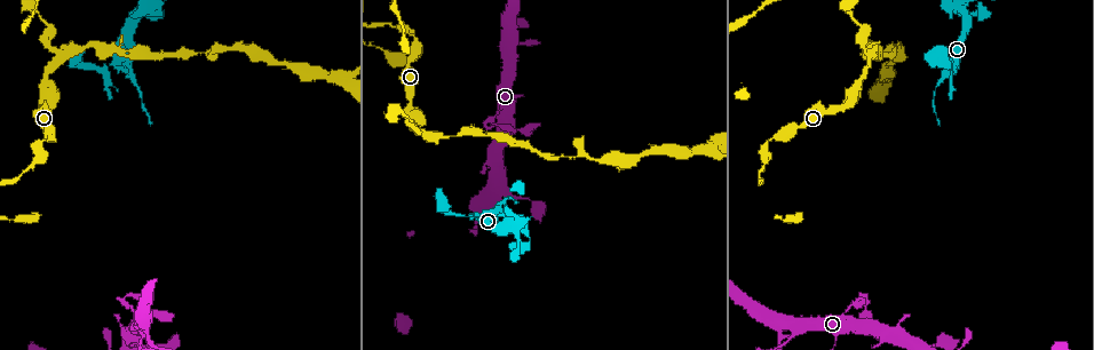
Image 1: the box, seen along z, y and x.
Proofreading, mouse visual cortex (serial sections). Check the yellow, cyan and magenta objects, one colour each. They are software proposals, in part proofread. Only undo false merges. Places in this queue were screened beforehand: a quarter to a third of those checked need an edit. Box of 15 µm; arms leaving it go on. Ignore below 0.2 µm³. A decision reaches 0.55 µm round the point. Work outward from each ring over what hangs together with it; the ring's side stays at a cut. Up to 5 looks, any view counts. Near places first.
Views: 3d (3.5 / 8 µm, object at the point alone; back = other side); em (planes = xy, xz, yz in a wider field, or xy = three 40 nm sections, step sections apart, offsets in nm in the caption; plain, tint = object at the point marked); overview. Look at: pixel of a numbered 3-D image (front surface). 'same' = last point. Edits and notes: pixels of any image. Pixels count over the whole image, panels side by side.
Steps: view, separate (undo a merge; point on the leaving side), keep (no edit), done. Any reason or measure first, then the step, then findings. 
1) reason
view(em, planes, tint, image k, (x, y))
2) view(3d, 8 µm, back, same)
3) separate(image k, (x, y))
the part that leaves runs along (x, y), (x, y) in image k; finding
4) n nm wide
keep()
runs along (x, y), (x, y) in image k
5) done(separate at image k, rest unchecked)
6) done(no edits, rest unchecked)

a narrow waist
view(em, xy, step 3, tint, image 1, (98, 68))

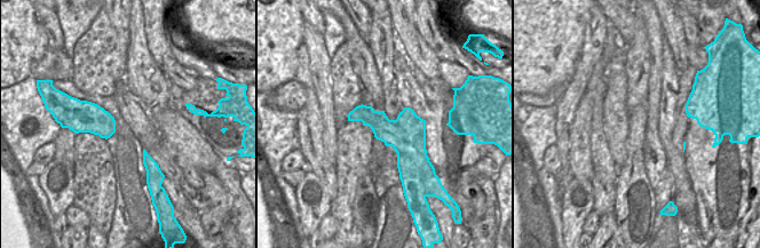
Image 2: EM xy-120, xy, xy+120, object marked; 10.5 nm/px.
see where the arms go
view(3d, 3.5 µm, same)

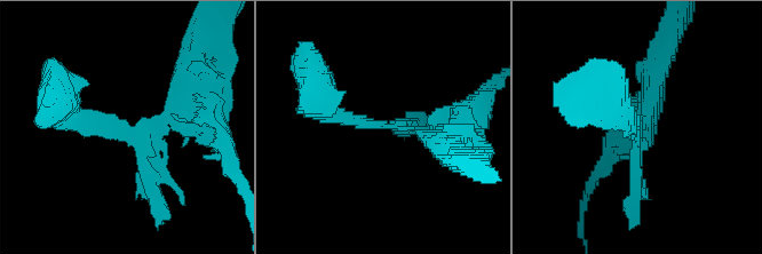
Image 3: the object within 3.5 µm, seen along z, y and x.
400 nm wide
separate(image 3, (634, 164))
the part that leaves runs along (155, 129), (81, 122), (61, 98) in image 3; a second cell is stuck on

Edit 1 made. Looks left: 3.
view(3d, 3.5 µm, image 1, (514, 226))

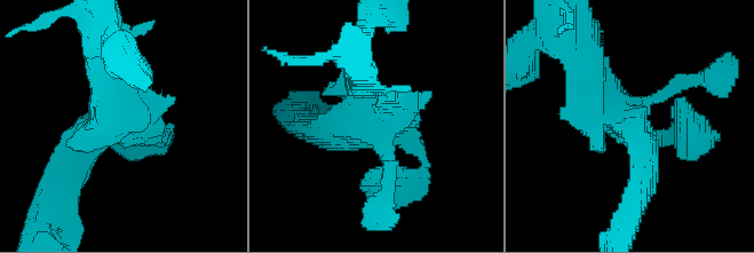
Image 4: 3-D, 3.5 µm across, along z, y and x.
now the EM
view(em, xy, step 5, tint, image 4, (374, 123))

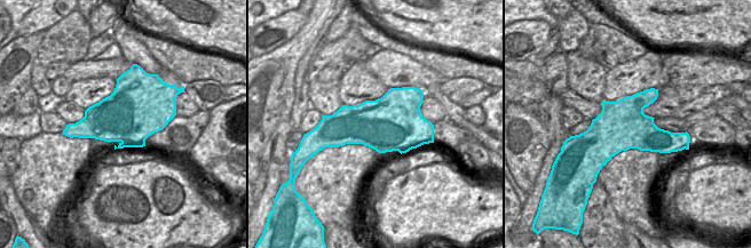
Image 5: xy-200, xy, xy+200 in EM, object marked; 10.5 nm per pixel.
keep()
runs along (68, 174), (103, 125), (169, 132) in image 4; all the same cell

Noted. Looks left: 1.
done(separate at image 3, rest unchecked)

